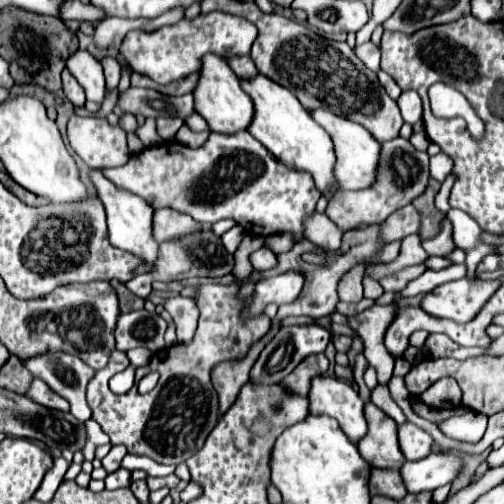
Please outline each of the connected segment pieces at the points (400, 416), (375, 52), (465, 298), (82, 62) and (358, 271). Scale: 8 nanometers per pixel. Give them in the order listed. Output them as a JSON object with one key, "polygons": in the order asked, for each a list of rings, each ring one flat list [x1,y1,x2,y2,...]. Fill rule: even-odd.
{"polygons":[[[379,384,379,386,371,392,371,402,373,402,375,406,379,406,385,414,389,414,397,424,407,422,407,418,405,418,405,414,401,412,401,408,393,402,387,386,381,386,381,384]],[[365,42,361,46,355,48,355,54,357,58,373,72,379,72,379,62,381,62,381,52,379,48,373,44,373,42]],[[467,278,445,282,425,294,421,308,431,316,451,318,463,324,475,318,479,308,493,296,497,288,497,280,481,280,481,284,471,284]],[[77,50,67,58,65,66,75,76,75,80,83,86,87,100,101,104,107,90,101,62,95,60,87,50]],[[353,266,337,284,337,296,339,300,343,302,359,302,363,298,363,286,361,286,361,280,363,280,363,274,365,274,365,266]]]}

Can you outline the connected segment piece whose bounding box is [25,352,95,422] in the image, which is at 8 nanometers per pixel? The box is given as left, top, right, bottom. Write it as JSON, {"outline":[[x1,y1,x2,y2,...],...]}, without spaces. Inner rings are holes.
{"outline":[[55,352,37,356,37,360,25,362,29,372,49,384,53,392,63,396,71,404,71,414,77,420,87,422,91,418,91,410,87,408,85,388,95,372,77,356]]}

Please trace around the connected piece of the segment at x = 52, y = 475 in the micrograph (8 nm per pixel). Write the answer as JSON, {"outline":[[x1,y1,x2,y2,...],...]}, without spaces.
{"outline":[[61,456,59,460,55,460,53,468,45,474,45,478,43,478,41,486,37,488,37,492,33,494,33,498,39,500,39,502,49,502,49,500,53,498,53,494,57,492,61,480,63,480,63,474,67,472,67,466,69,466,69,464,63,460,63,456]]}

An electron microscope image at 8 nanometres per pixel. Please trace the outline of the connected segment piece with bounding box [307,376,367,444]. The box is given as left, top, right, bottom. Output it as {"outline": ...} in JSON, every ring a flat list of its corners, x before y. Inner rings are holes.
{"outline":[[315,376,309,388,309,414,327,414,339,422,347,438,355,444,367,432,363,416,363,400,359,394,339,378]]}

